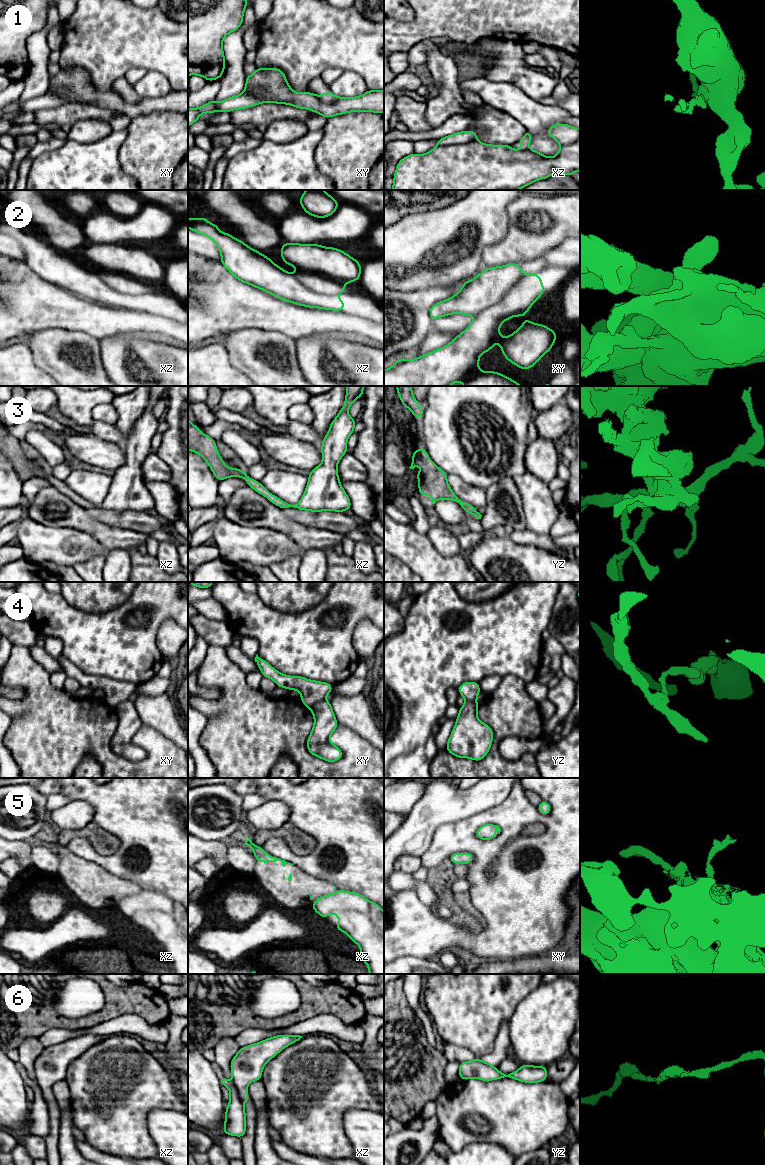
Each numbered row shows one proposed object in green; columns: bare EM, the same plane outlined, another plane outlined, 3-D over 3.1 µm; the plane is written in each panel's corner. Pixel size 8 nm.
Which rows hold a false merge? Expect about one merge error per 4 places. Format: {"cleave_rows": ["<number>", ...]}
{"cleave_rows": ["1", "3", "4", "5", "6"]}

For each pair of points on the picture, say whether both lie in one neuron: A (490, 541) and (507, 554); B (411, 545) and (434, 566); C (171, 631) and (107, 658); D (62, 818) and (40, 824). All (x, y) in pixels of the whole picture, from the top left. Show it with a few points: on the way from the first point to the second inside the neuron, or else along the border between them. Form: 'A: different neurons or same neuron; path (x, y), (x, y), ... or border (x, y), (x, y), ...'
A: same neuron; path (494, 545), (503, 554)
B: same neuron; path (417, 551), (428, 562)
C: different neurons; border (170, 618), (156, 636), (164, 656)
D: different neurons; border (51, 811), (49, 824)

